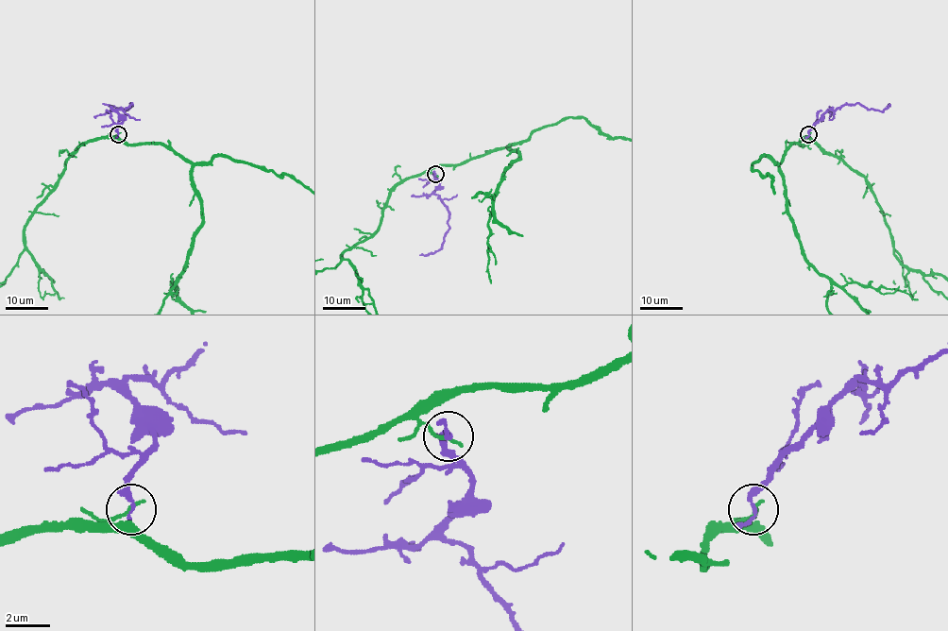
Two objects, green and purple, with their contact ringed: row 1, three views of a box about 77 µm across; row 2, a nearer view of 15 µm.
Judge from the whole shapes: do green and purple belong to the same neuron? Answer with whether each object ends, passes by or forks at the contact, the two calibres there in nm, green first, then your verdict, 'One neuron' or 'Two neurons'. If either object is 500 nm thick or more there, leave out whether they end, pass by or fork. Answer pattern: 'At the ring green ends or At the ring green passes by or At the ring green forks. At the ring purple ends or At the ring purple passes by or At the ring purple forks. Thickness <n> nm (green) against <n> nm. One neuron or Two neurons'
At the ring green ends. At the ring purple passes by. Thickness 170 nm (green) against 180 nm. Two neurons

